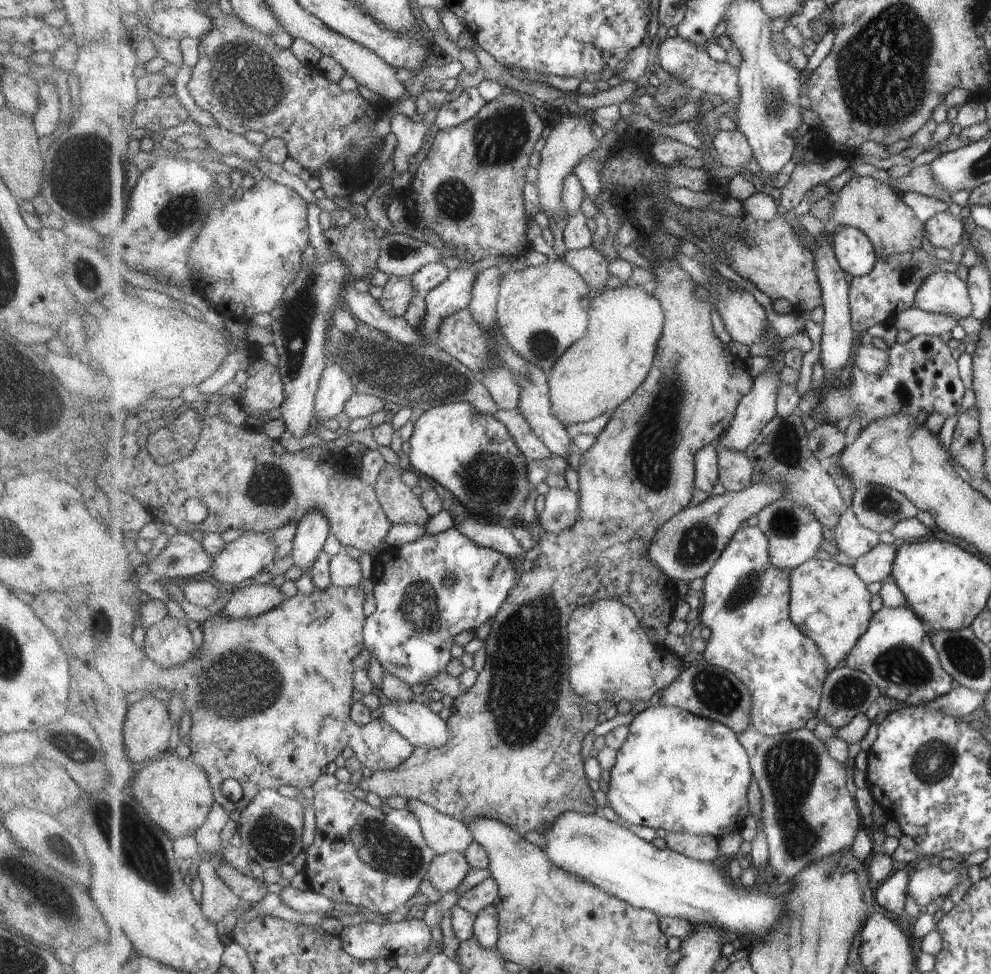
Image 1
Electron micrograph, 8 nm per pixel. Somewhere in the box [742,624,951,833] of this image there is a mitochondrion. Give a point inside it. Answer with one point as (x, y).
(903, 667)

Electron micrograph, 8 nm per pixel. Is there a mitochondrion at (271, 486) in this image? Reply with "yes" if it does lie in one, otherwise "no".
yes

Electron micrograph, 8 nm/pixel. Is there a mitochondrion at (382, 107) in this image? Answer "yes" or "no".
no

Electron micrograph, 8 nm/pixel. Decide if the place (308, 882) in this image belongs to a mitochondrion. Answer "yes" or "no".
no

